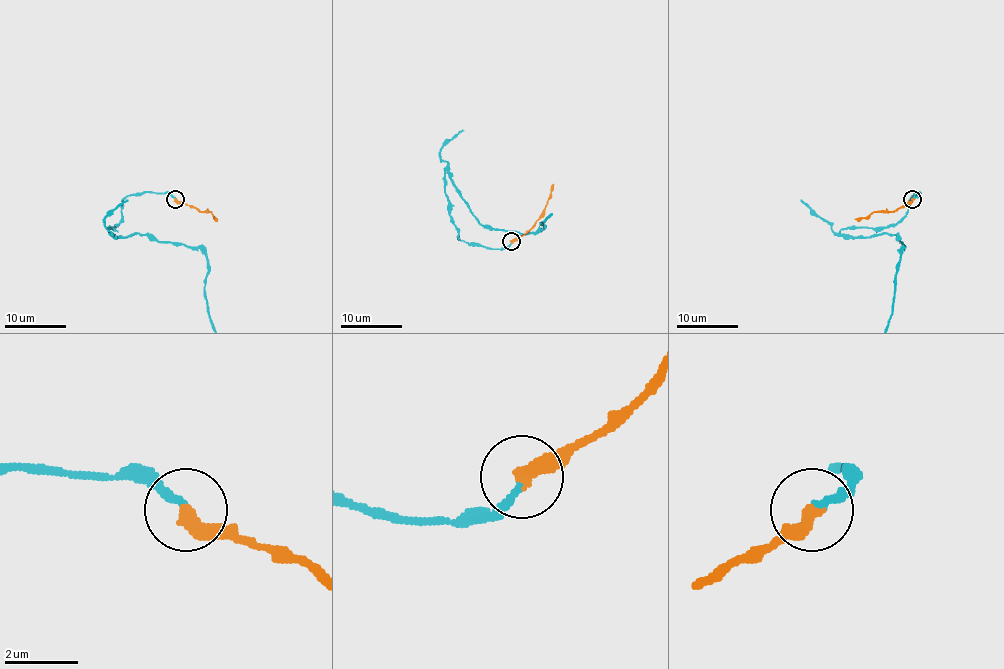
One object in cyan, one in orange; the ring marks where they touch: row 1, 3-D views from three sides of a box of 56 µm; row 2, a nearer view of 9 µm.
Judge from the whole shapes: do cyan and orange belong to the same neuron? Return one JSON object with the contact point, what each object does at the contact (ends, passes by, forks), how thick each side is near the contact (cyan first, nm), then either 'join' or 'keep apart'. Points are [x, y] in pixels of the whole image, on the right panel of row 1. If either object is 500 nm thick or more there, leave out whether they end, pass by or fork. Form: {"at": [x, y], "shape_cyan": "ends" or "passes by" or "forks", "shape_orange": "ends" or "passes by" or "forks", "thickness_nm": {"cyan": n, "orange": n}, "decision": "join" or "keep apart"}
{"at": [912, 199], "shape_cyan": "ends", "shape_orange": "ends", "thickness_nm": {"cyan": 190, "orange": 400}, "decision": "join"}

